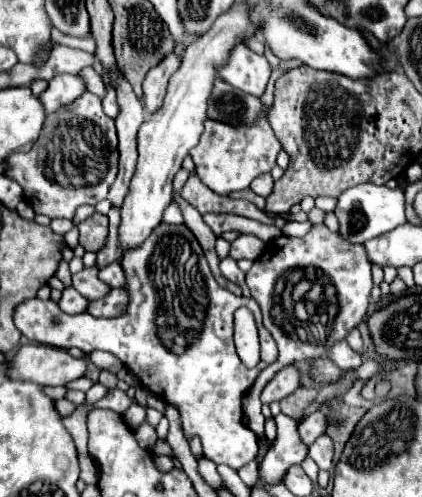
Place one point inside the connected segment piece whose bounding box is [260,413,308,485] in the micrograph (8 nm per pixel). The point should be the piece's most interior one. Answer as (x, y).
(287, 451)

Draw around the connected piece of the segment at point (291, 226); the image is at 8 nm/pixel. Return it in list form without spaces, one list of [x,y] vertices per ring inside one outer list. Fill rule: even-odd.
[[[304,221],[304,223],[286,223],[286,225],[282,227],[282,233],[284,233],[284,235],[290,235],[290,237],[300,237],[300,235],[304,235],[310,227],[312,227],[312,223],[308,223],[308,221]]]

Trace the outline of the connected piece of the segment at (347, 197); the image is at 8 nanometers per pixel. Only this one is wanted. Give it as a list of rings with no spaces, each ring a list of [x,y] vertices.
[[[364,183],[350,187],[340,193],[336,199],[336,209],[334,215],[338,219],[338,235],[354,245],[366,243],[368,239],[374,239],[386,231],[396,229],[398,225],[406,223],[404,217],[404,193],[400,187],[388,189],[386,185],[374,185],[374,183]]]

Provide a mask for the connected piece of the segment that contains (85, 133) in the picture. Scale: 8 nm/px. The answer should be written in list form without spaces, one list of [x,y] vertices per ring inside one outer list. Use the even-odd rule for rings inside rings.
[[[84,93],[76,103],[70,103],[66,107],[60,107],[44,121],[44,131],[40,133],[40,139],[34,143],[34,147],[28,153],[12,153],[4,159],[6,171],[4,175],[14,179],[24,189],[24,199],[32,205],[34,213],[48,215],[50,219],[62,217],[72,219],[76,209],[80,205],[96,205],[98,201],[106,199],[108,187],[114,183],[118,173],[118,139],[116,139],[116,127],[114,121],[108,119],[102,111],[100,99],[92,93]]]

